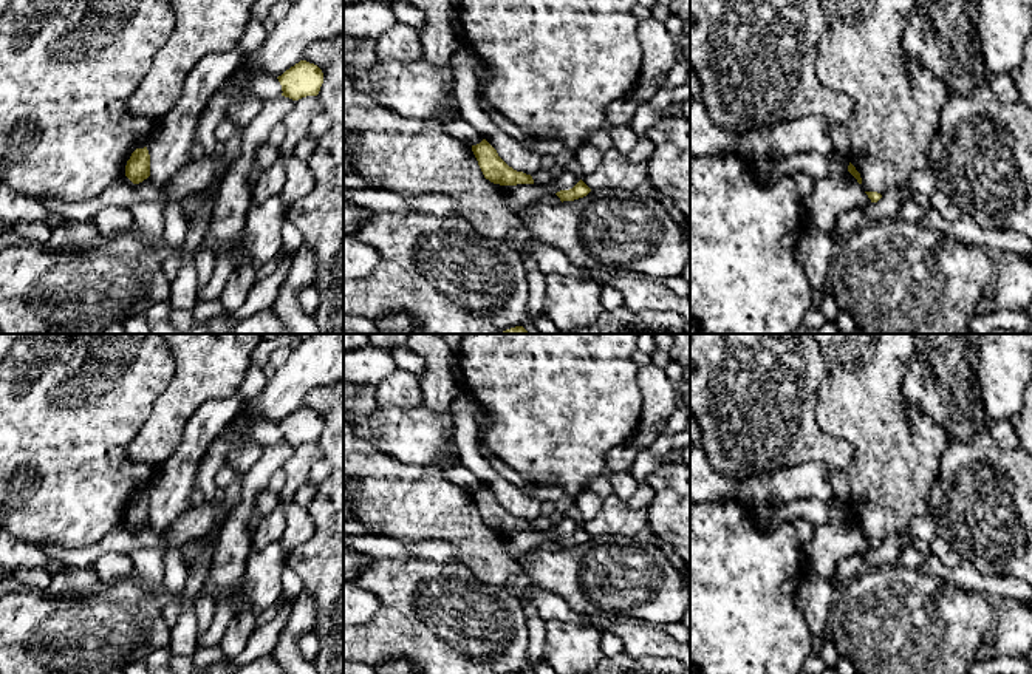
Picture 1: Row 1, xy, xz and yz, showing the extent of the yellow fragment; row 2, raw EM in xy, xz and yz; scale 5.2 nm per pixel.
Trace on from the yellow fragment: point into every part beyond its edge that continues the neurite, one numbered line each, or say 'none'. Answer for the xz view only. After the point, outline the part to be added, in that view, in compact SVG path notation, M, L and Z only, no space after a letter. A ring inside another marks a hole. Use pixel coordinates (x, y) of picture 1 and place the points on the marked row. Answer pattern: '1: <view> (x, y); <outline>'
none

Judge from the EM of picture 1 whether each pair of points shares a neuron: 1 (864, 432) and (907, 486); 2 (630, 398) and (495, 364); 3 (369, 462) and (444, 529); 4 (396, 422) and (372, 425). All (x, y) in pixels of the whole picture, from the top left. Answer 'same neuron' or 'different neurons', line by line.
1: same neuron
2: same neuron
3: same neuron
4: same neuron

